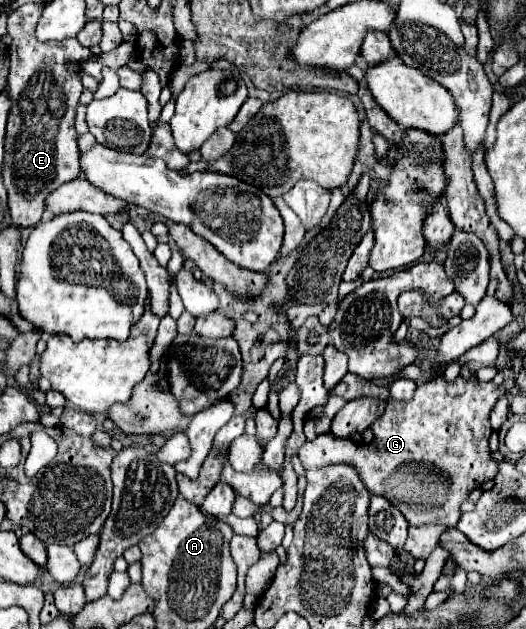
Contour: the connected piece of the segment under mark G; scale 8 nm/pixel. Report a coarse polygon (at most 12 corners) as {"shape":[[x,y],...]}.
{"shape":[[503,385],[387,401],[373,443],[321,433],[305,469],[353,467],[411,527],[455,527],[491,481]]}

